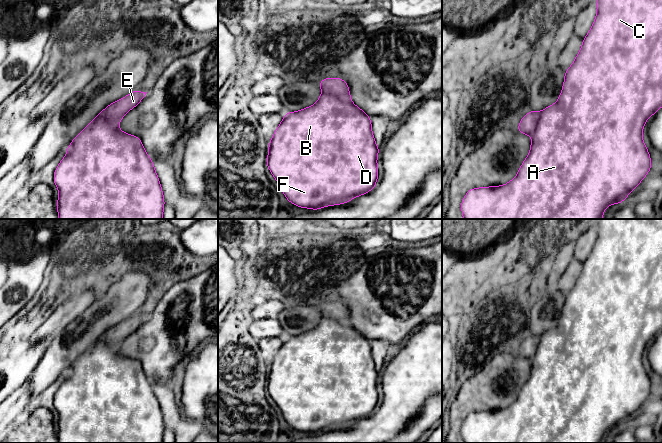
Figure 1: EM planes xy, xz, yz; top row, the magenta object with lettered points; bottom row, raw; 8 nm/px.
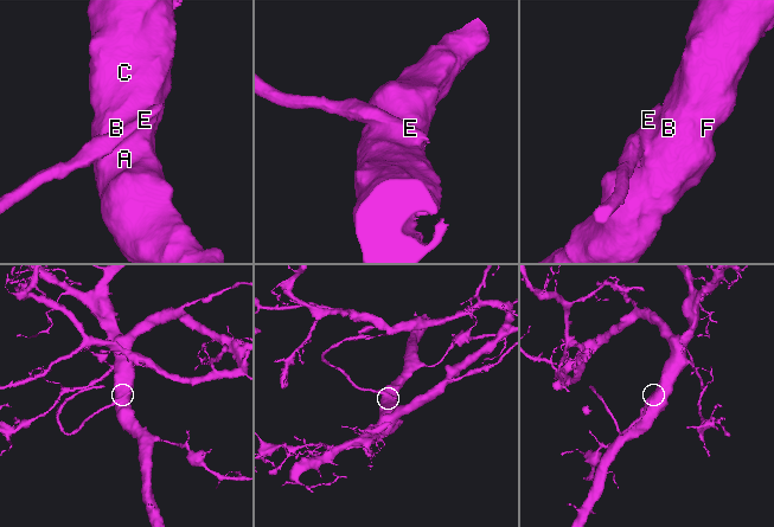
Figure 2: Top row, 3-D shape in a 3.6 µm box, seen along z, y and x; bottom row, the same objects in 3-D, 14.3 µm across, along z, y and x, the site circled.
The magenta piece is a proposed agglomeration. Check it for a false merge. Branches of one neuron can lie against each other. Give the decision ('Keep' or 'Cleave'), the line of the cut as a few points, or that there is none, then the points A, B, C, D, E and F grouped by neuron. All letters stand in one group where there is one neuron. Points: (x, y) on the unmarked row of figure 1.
Cleave. Split along xz (323, 316), (351, 327). Groups: A B C D F / E

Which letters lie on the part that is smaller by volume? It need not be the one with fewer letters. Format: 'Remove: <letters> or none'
Remove: E

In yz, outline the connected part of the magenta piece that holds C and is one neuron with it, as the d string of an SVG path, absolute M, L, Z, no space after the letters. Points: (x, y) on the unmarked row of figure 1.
M599 219L596 228L596 242L574 286L565 295L558 325L540 336L530 377L516 401L502 410L470 413L461 427L464 443L602 443L606 431L623 426L650 395L651 382L642 363L642 355L647 342L662 331L662 219Z

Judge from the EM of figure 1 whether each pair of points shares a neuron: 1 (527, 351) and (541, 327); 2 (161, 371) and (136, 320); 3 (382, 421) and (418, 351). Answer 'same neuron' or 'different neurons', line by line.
1: same neuron
2: different neurons
3: same neuron

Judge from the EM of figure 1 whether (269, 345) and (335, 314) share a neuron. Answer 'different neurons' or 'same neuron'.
same neuron

